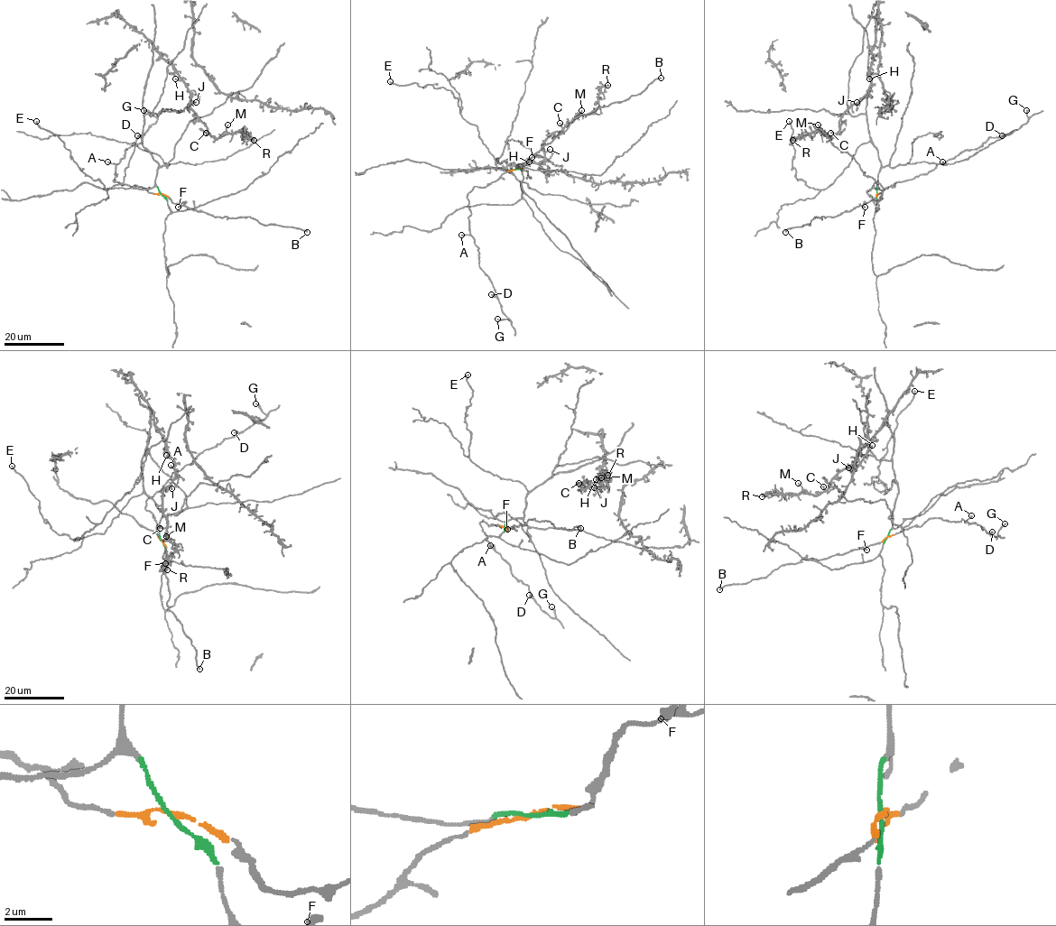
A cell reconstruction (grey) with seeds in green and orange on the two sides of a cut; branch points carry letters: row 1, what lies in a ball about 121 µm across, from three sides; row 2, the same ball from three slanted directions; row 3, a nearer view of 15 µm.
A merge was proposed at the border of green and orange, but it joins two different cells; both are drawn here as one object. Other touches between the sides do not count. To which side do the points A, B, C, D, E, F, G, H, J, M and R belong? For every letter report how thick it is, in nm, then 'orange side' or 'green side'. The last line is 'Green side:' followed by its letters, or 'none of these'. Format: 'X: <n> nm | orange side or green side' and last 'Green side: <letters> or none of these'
A: 320 nm | orange side
B: 240 nm | orange side
C: 190 nm | green side
D: 440 nm | orange side
E: 240 nm | green side
F: 320 nm | orange side
G: 200 nm | orange side
H: 200 nm | green side
J: 100 nm | green side
M: 170 nm | green side
R: 240 nm | green side
Green side: C, E, H, J, M, R

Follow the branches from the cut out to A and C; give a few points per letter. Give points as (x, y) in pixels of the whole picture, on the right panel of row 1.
A: (876, 193), (889, 186), (927, 174), (942, 162)
C: (876, 193), (880, 163), (866, 115), (871, 46), (867, 93), (850, 106), (839, 122), (839, 130), (831, 133)

